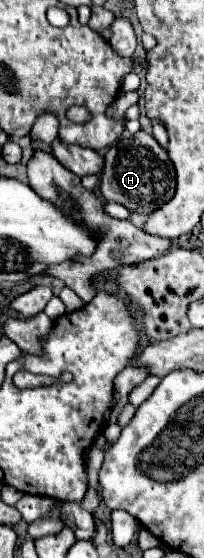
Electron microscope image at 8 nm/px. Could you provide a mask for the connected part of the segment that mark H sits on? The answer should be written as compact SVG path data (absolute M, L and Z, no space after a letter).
M139 130L131 138L121 138L105 154L105 170L101 174L101 194L107 202L117 202L133 212L151 214L171 200L175 194L175 168L167 156L167 150L159 142Z

